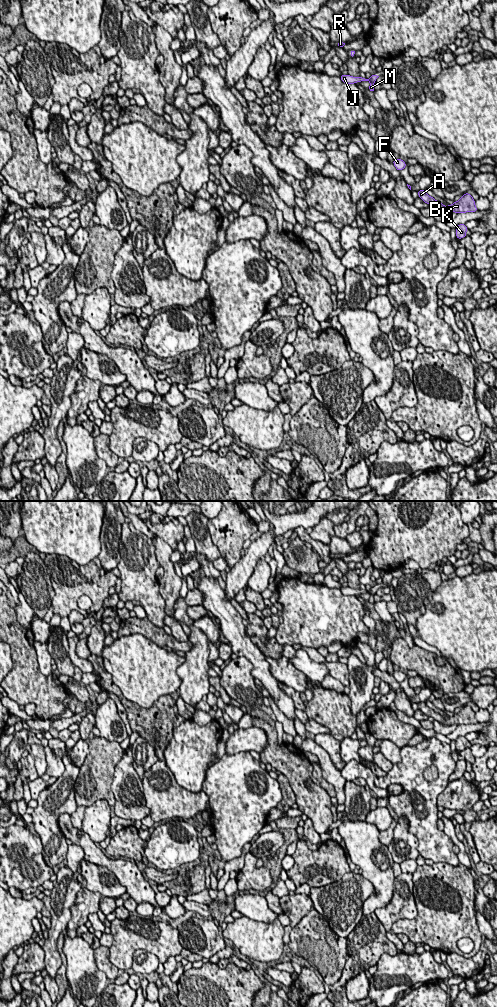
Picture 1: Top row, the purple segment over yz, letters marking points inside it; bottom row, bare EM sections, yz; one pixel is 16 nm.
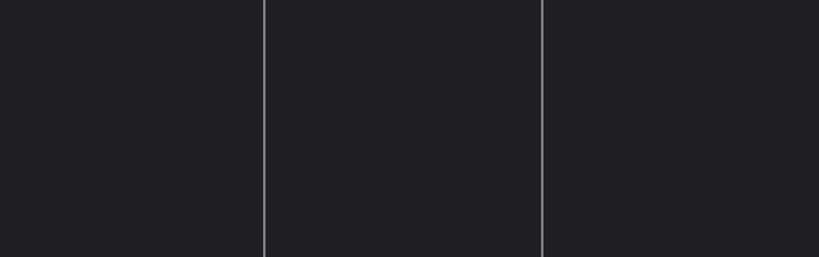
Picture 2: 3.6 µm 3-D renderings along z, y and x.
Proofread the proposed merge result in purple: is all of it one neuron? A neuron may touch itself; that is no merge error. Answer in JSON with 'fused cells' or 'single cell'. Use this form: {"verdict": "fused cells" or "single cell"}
{"verdict": "fused cells"}

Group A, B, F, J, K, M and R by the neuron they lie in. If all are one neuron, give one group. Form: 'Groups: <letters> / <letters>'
Groups: A B F K M R / J

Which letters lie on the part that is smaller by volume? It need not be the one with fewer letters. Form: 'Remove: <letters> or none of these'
Remove: J

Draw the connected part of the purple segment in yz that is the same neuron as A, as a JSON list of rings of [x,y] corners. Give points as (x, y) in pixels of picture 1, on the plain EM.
[[[425,702],[418,703],[418,709],[420,709],[426,716],[433,717],[435,720],[439,721],[443,725],[467,725],[478,723],[475,718],[475,712],[469,705],[465,705],[458,713],[455,713],[449,718],[444,718],[440,713],[435,712],[433,709],[429,708]]]

